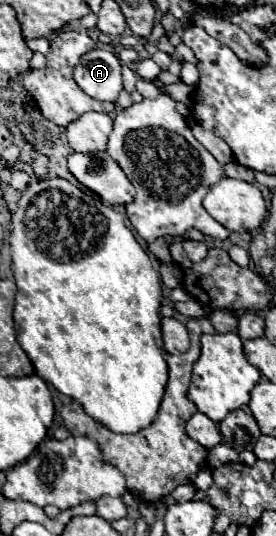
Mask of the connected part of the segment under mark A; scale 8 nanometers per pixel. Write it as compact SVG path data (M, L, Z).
M92 49L90 53L86 53L82 57L82 61L76 65L74 69L74 79L78 83L78 87L88 93L90 97L98 99L98 101L110 101L110 103L116 103L118 101L118 93L122 91L122 65L120 65L120 59L108 51L108 49Z

